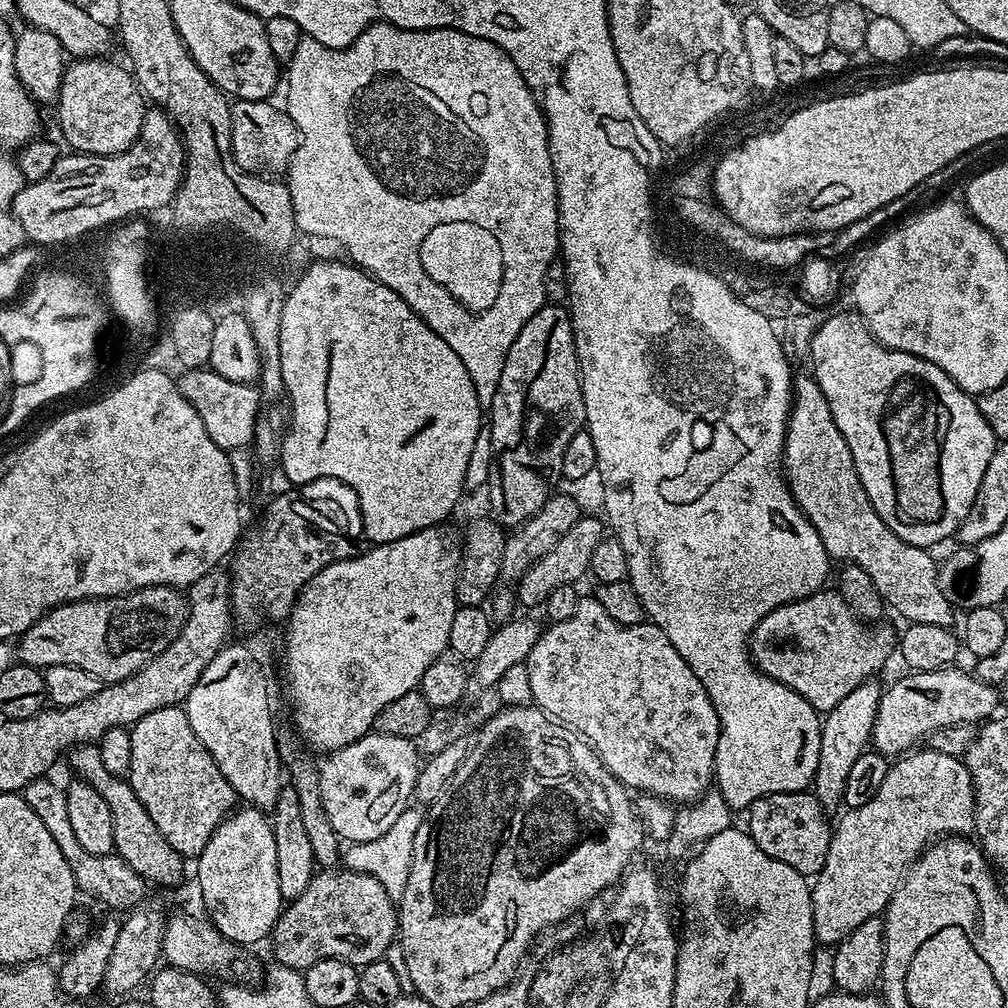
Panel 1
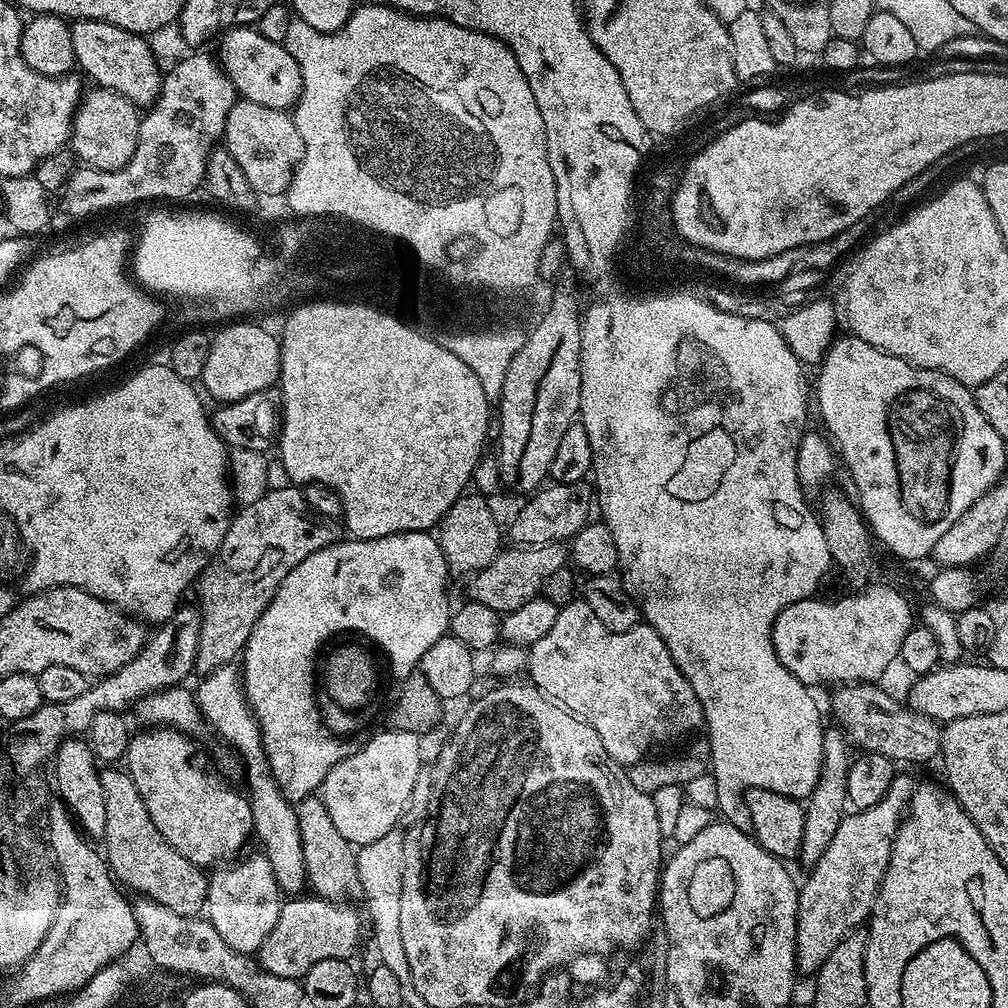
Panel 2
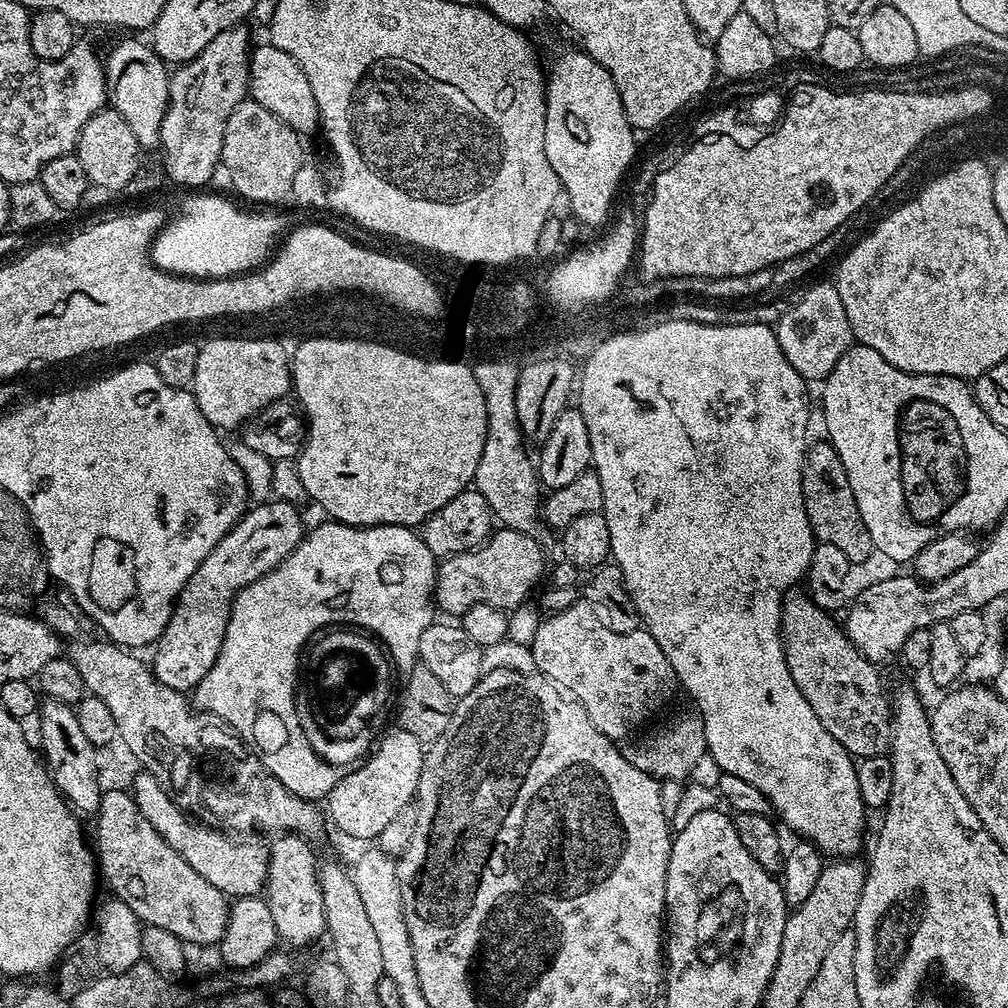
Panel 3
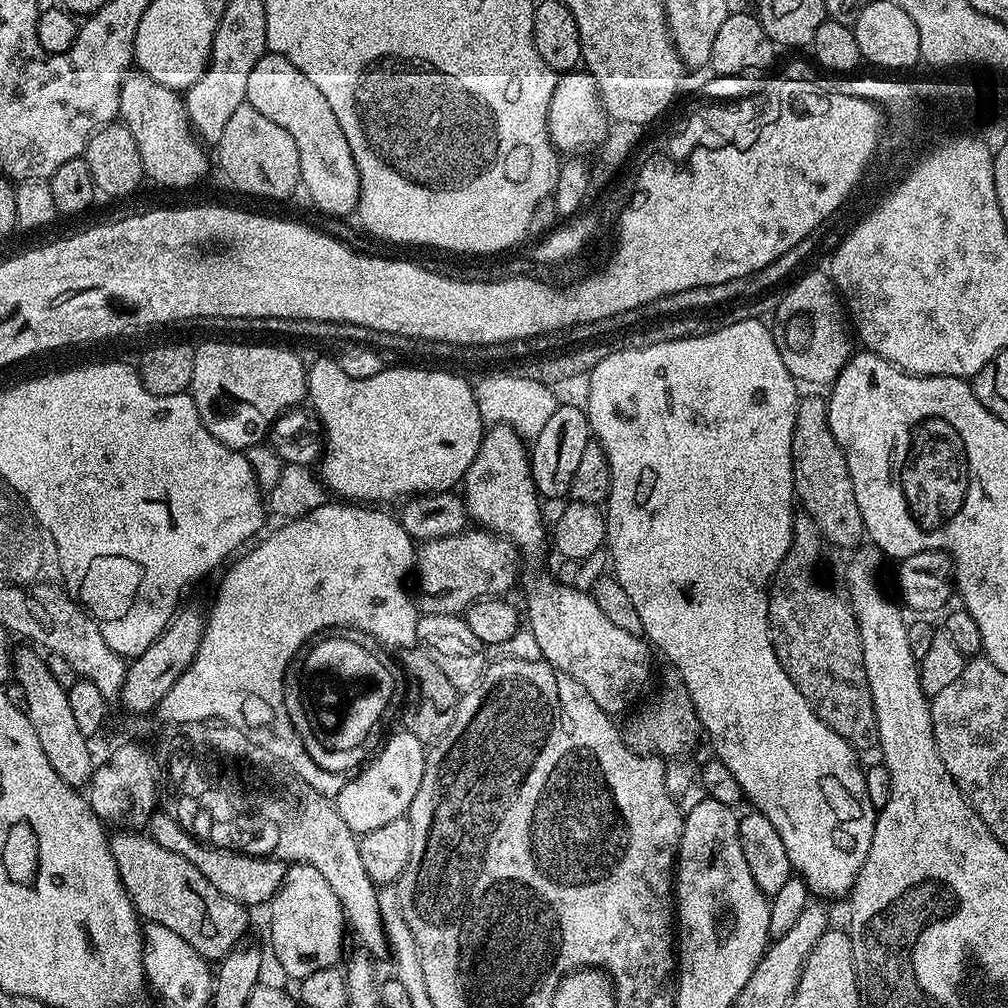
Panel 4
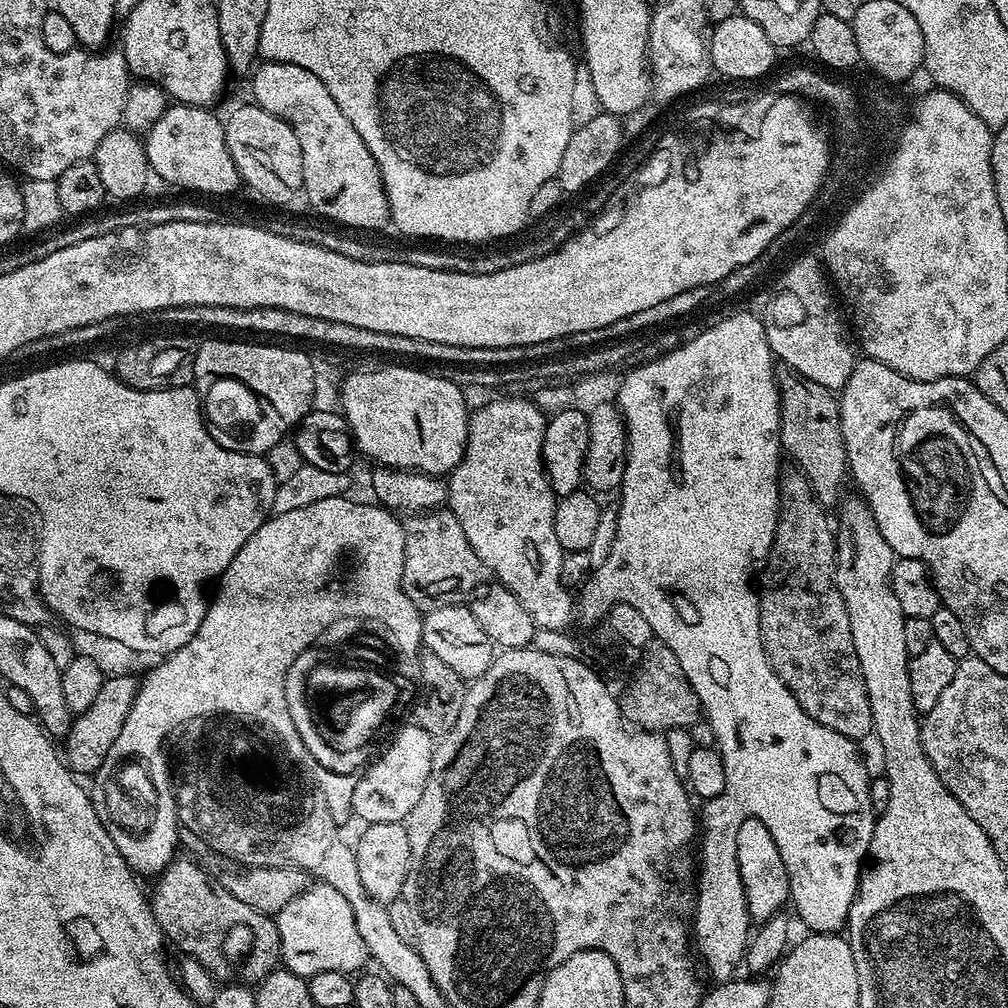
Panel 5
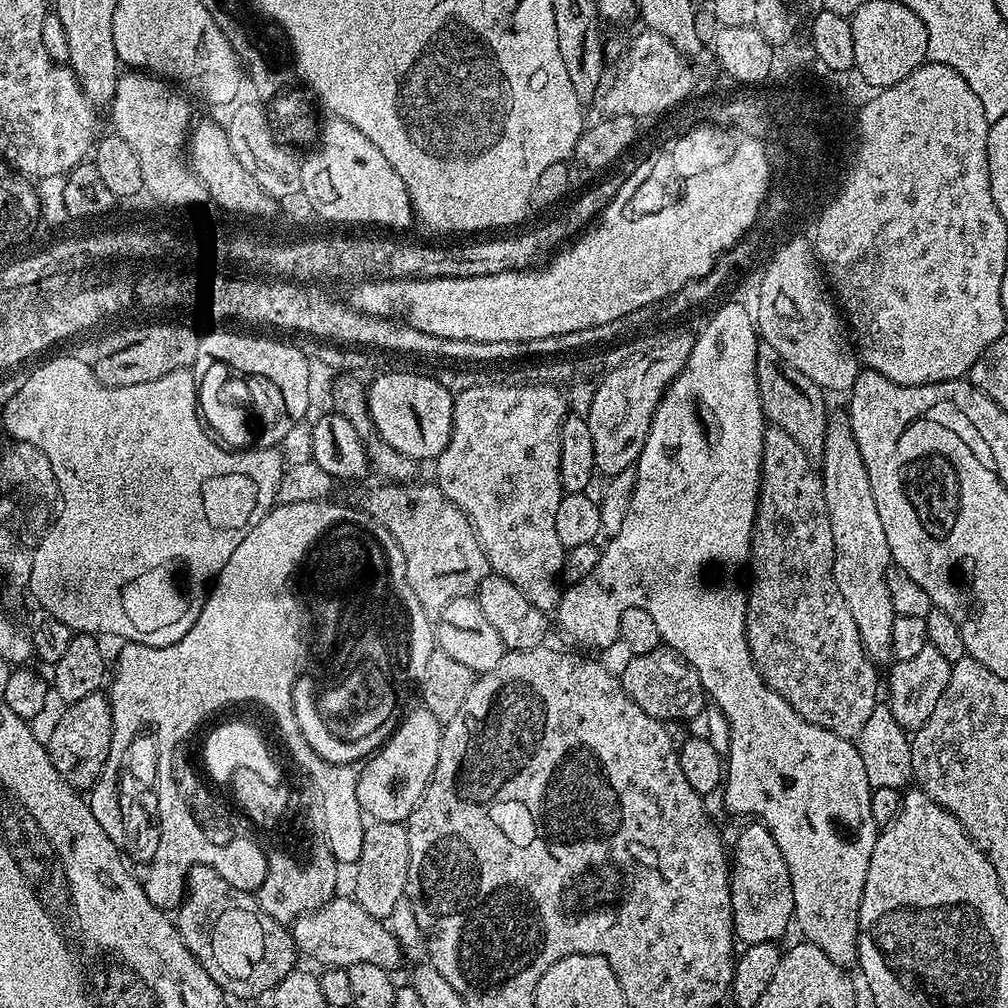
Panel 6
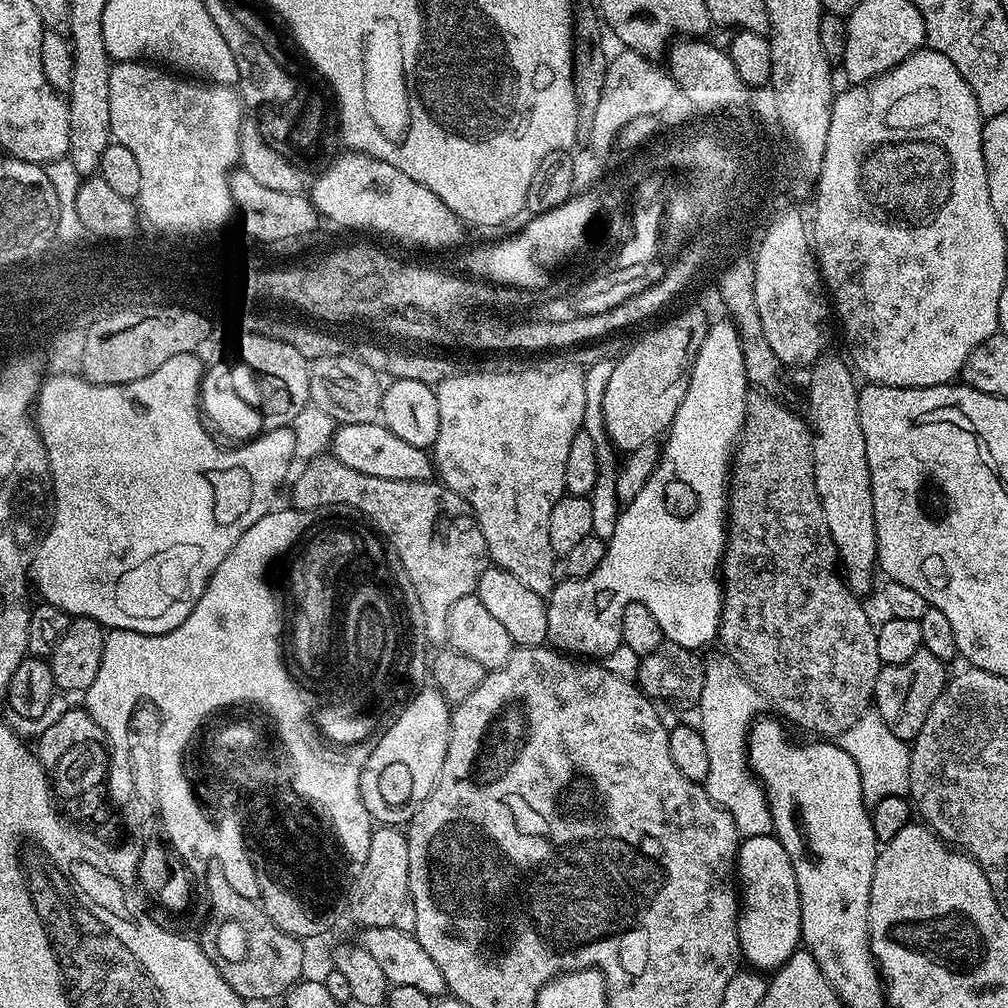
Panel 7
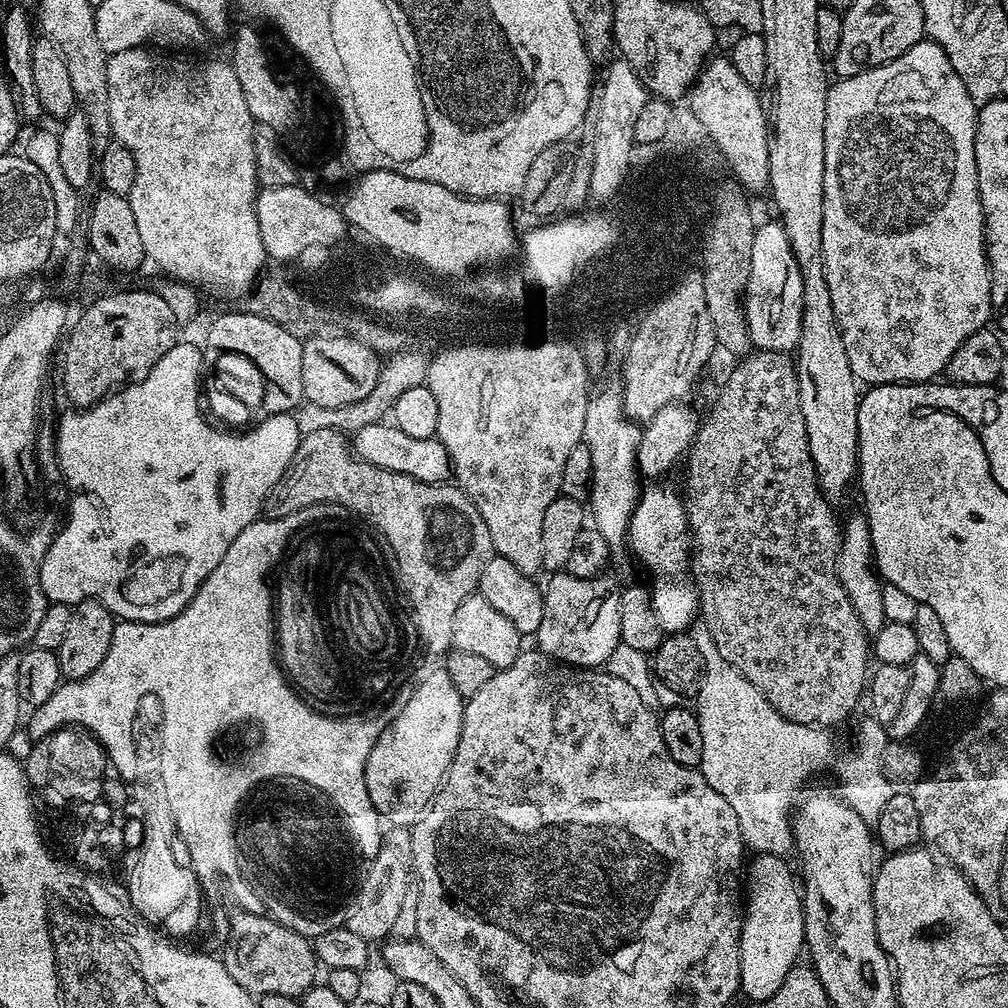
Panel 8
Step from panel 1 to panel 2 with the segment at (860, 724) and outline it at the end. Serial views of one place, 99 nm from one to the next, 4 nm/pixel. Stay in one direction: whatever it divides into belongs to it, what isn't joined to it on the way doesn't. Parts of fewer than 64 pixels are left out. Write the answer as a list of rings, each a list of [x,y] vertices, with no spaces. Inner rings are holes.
[[[831,727],[824,728],[822,770],[814,790],[806,798],[802,846],[798,853],[798,861],[800,860],[804,870],[811,870],[818,862],[818,858],[822,858],[822,854],[826,854],[826,846],[830,846],[830,838],[834,838],[840,821],[849,807],[848,795],[846,794],[846,774],[850,770],[854,759],[854,748],[840,727]]]

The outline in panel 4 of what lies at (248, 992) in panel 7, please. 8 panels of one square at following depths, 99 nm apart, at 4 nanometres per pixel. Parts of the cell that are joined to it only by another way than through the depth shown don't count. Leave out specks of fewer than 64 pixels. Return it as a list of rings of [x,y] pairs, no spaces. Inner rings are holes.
[[[120,830],[108,841],[118,874],[136,908],[136,915],[150,923],[161,923],[190,942],[209,962],[219,962],[233,952],[248,932],[249,909],[227,897],[182,856],[163,849],[148,834]]]

